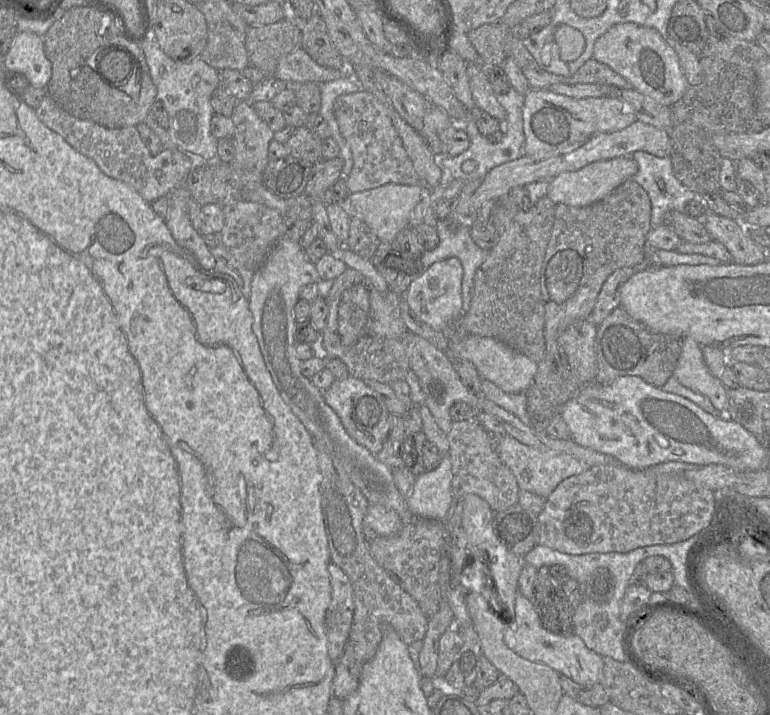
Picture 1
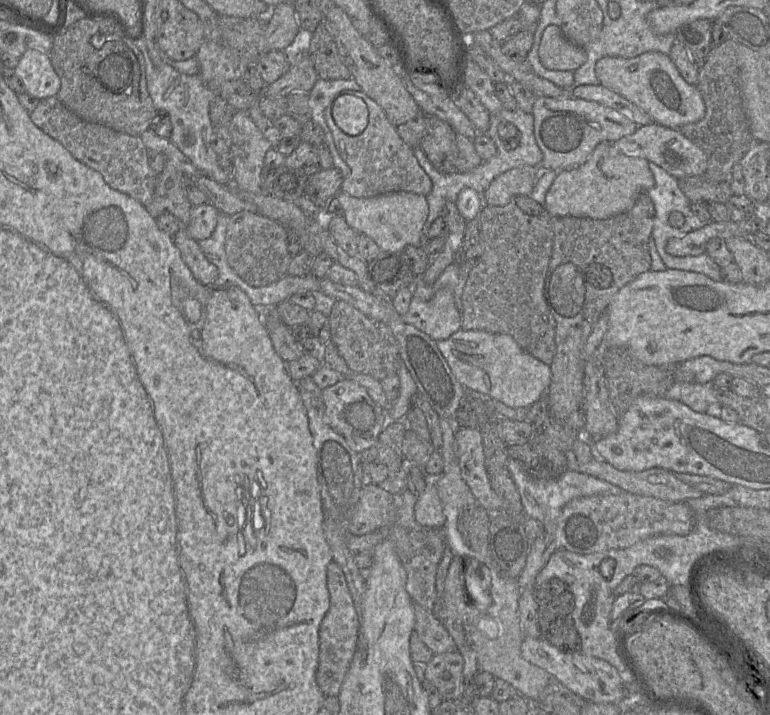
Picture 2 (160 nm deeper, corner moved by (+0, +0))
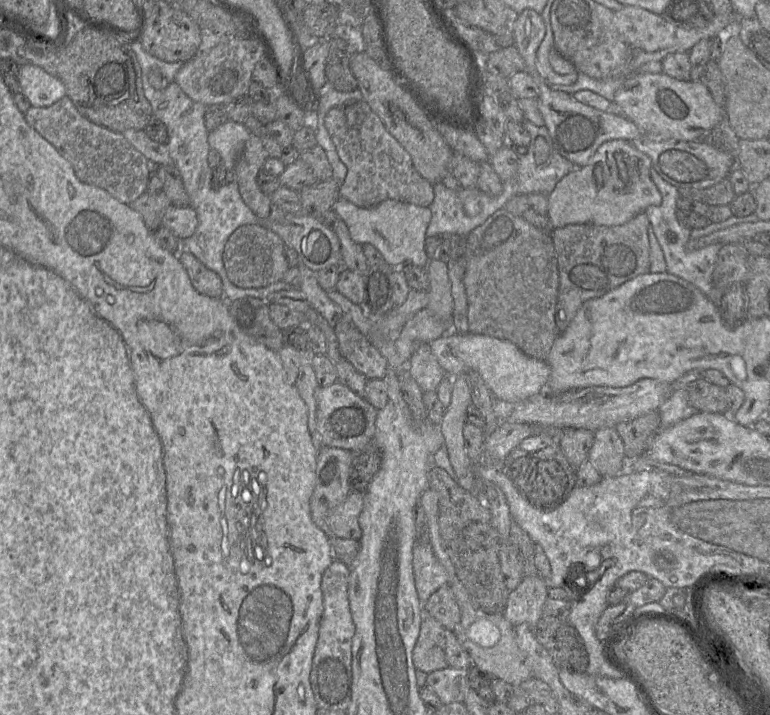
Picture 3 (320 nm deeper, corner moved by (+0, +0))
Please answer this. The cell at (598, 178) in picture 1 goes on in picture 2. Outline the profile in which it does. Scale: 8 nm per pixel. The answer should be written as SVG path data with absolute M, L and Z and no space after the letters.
M601 142L584 164L558 170L546 193L544 209L551 217L573 216L599 220L628 211L639 195L655 184L648 162L645 158L619 153L611 142Z

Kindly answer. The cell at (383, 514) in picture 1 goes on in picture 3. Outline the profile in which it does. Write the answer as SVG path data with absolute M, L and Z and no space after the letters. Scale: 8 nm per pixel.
M350 492L344 502L329 511L327 525L332 539L361 539L359 515L363 504L364 493Z

